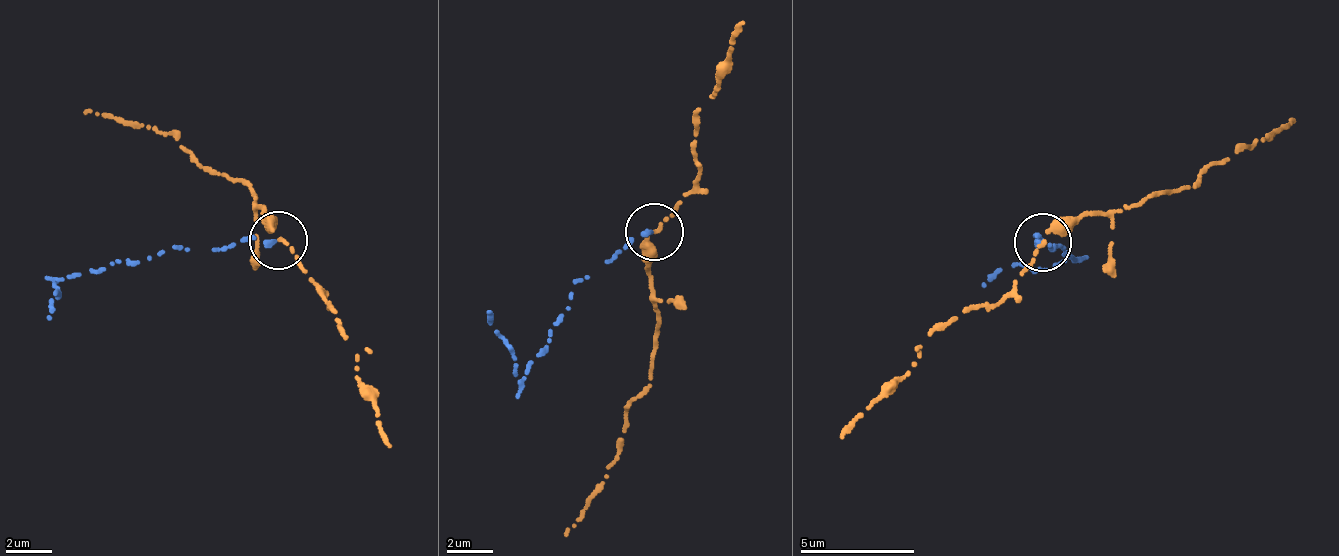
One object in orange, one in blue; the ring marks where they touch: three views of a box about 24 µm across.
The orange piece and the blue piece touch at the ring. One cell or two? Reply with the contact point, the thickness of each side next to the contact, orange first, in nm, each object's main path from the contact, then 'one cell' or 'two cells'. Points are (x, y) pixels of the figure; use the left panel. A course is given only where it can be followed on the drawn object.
place (278, 240); calibres 150 and 220 nm; course orange (277, 239), (238, 178), (216, 175), (168, 134), (83, 112); course blue (277, 239), (221, 251), (175, 245), (55, 281), (62, 296), (55, 293), (46, 320); two cells

